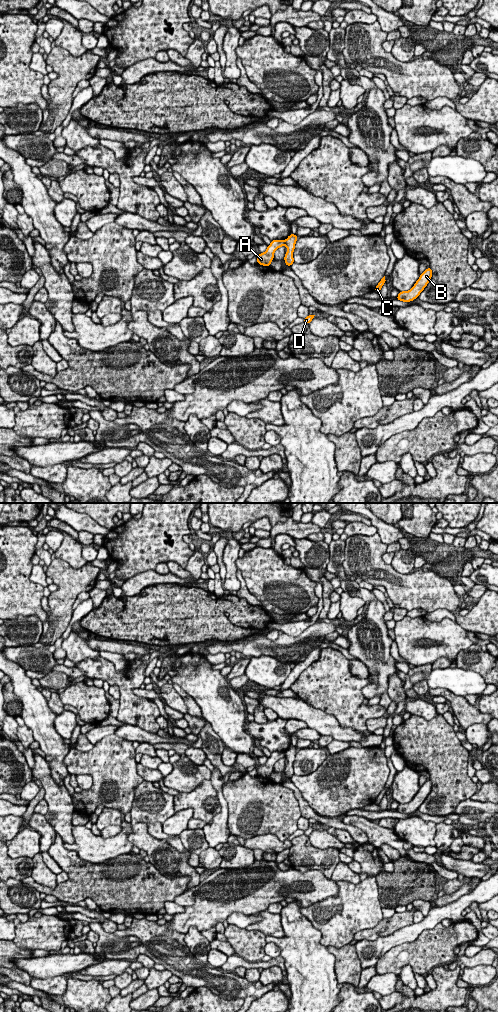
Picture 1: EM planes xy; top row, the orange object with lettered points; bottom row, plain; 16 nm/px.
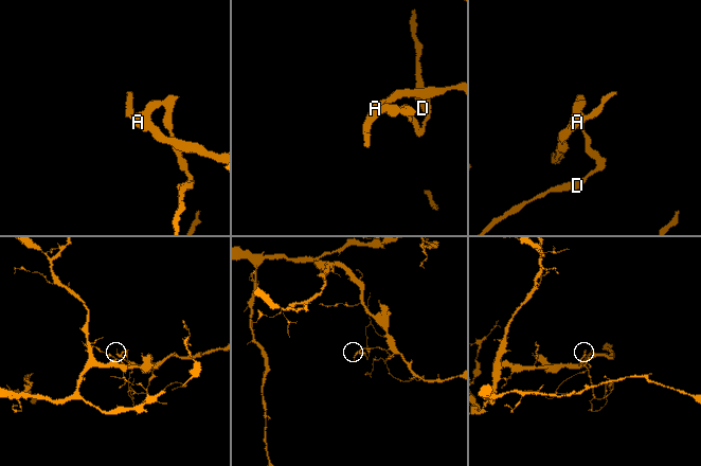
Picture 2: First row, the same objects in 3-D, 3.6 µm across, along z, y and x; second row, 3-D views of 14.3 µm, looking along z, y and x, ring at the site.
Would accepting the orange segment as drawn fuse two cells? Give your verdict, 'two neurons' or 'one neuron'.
two neurons

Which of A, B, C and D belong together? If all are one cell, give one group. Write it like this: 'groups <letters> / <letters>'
groups A B C / D

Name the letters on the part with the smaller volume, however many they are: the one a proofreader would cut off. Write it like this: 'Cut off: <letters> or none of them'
Cut off: D

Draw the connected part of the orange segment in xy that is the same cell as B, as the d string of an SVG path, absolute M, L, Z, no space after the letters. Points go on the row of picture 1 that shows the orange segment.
M429 267L426 269L416 281L414 286L409 291L402 291L398 293L397 299L403 302L410 302L418 298L420 293L427 286L432 277L432 269Z

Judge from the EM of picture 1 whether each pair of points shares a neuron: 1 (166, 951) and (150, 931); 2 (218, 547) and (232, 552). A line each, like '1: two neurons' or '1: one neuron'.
1: one neuron
2: two neurons

